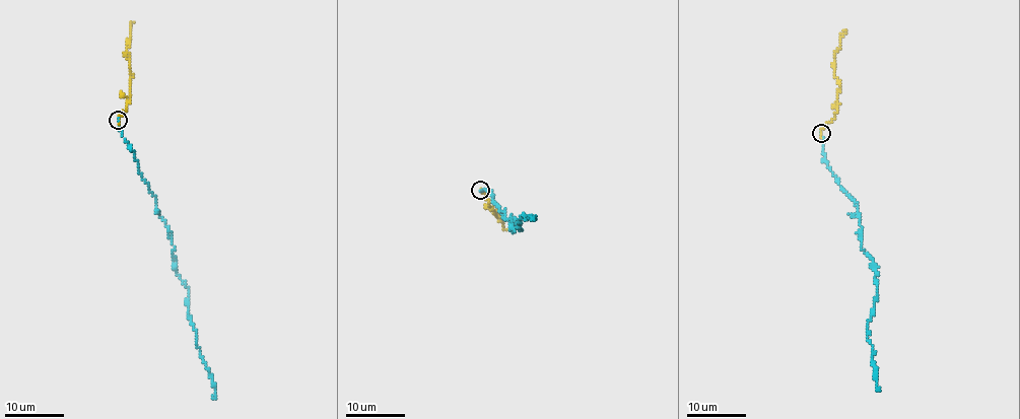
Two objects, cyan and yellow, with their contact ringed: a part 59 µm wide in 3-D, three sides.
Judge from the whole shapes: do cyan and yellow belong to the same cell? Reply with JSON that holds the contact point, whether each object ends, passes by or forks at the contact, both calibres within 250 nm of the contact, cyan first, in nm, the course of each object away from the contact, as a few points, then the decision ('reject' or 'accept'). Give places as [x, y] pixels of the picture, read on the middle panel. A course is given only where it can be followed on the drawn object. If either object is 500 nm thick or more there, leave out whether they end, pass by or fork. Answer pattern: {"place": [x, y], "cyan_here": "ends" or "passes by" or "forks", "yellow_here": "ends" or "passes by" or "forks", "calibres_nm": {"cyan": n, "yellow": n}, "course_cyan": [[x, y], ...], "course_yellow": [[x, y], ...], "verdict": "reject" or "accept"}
{"place": [480, 190], "cyan_here": "ends", "yellow_here": "ends", "calibres_nm": {"cyan": 170, "yellow": 220}, "course_cyan": [[481, 190], [492, 194], [502, 216], [514, 218], [512, 227], [521, 230], [518, 222], [524, 213], [532, 219]], "course_yellow": [[481, 189], [505, 228]], "verdict": "reject"}

